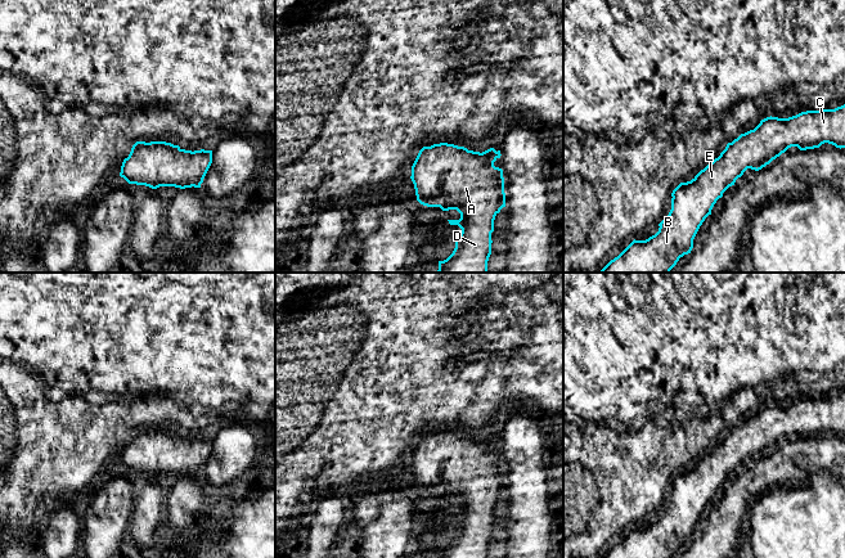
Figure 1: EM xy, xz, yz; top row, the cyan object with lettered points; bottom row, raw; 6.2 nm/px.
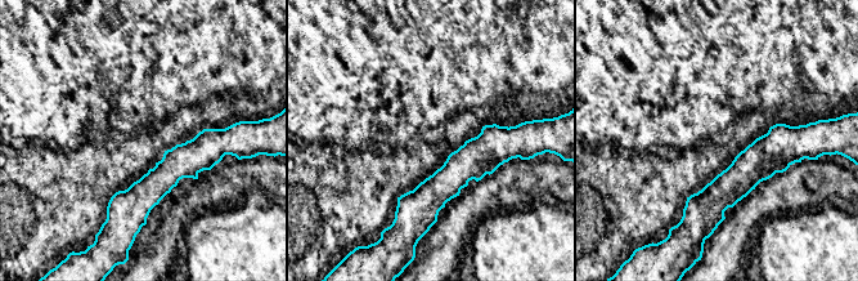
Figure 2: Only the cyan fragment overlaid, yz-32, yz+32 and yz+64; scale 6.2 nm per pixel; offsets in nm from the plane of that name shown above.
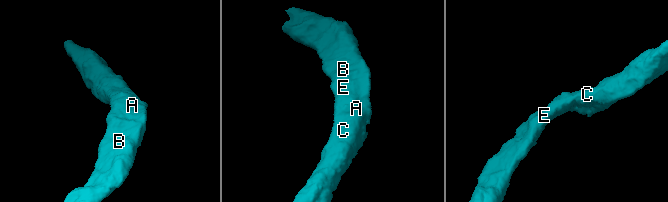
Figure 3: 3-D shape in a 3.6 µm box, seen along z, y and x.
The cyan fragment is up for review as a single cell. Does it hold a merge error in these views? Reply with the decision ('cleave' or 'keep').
keep

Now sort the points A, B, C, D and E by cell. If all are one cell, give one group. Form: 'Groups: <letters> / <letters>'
Groups: A B C D E

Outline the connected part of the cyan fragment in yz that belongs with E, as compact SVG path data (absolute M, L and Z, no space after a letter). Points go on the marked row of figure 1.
M845 104L835 109L806 111L788 118L767 117L732 143L720 156L691 181L680 183L671 193L671 210L659 224L659 231L646 240L633 240L617 257L611 260L599 273L670 273L680 257L691 253L693 239L711 215L716 201L747 168L759 171L791 147L800 150L819 148L828 143L845 148Z

